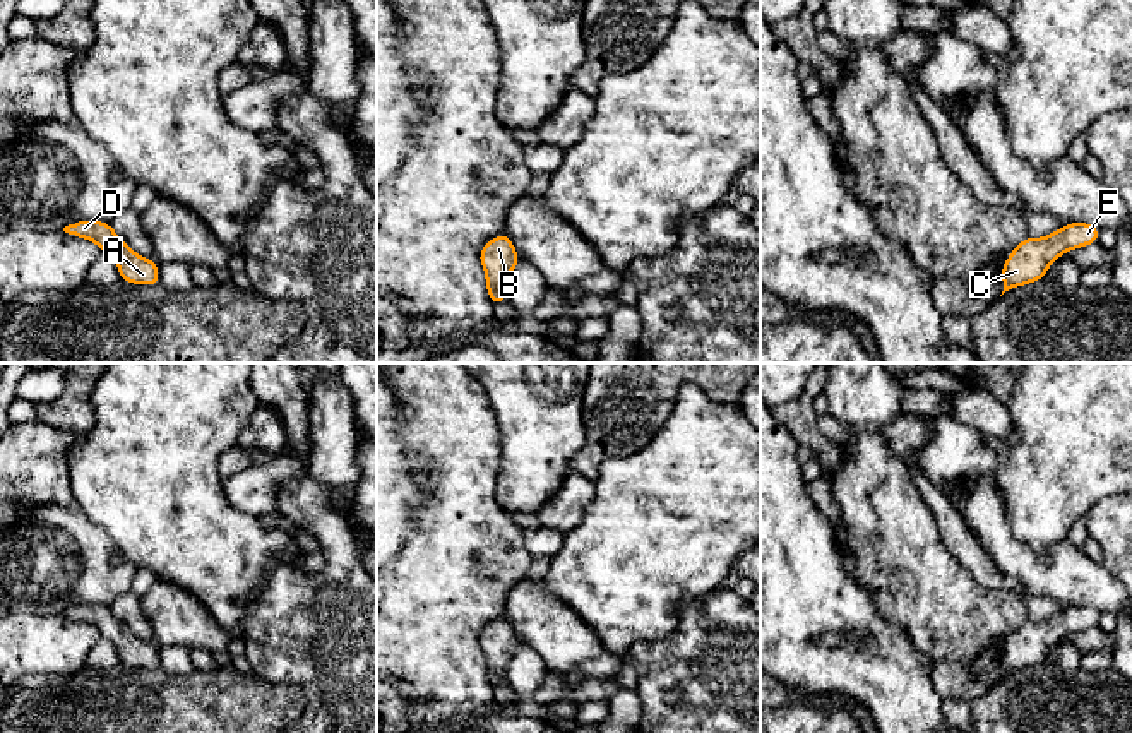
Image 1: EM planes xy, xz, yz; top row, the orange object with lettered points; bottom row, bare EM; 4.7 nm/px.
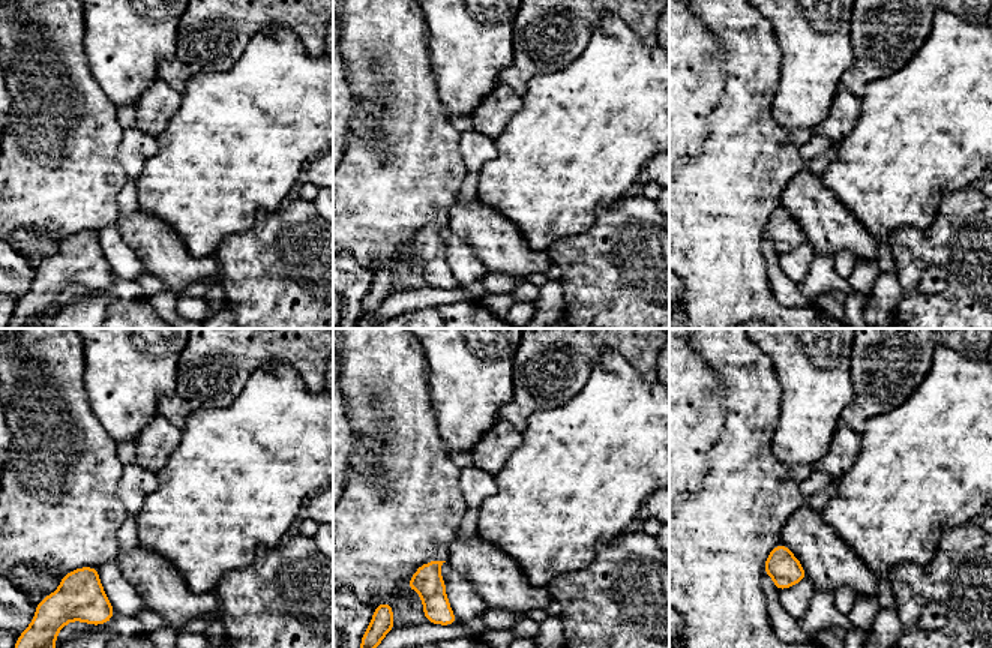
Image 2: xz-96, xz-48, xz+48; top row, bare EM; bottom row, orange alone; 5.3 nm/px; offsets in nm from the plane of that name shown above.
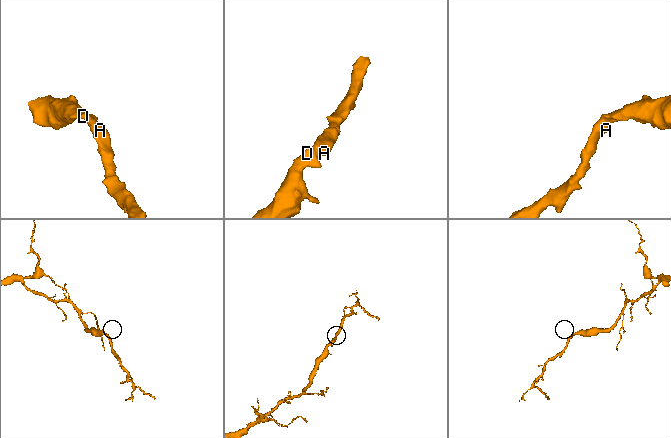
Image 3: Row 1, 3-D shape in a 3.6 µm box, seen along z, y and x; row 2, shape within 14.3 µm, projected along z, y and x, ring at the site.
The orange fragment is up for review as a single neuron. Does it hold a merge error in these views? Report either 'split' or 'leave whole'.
leave whole

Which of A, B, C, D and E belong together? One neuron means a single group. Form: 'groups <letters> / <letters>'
groups A B C D E

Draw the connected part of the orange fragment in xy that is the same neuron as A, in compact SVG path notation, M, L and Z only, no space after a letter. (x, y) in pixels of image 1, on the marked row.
M82 219L63 228L65 233L94 241L101 252L111 255L116 262L122 281L132 284L161 284L158 262L137 255L132 247L120 238L110 223Z

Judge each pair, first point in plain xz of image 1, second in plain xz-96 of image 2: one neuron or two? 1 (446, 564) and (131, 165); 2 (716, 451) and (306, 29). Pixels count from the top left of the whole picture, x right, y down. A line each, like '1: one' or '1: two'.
1: two
2: two

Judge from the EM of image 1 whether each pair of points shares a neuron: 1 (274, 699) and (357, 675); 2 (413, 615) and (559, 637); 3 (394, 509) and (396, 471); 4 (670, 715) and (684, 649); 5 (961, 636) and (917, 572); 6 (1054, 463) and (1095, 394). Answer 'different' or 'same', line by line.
1: different
2: different
3: same
4: same
5: same
6: same

